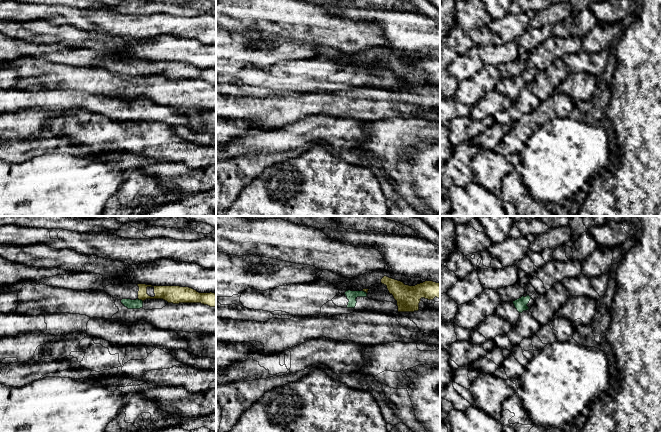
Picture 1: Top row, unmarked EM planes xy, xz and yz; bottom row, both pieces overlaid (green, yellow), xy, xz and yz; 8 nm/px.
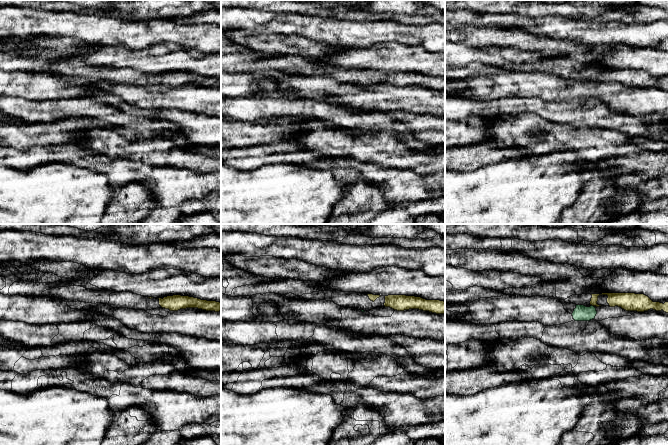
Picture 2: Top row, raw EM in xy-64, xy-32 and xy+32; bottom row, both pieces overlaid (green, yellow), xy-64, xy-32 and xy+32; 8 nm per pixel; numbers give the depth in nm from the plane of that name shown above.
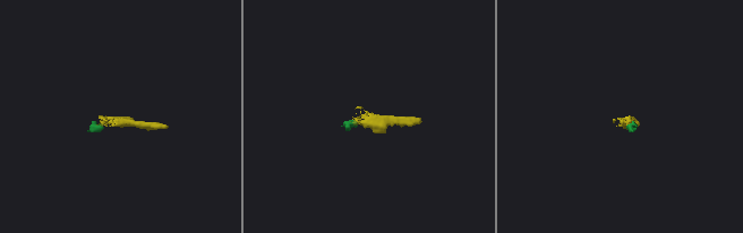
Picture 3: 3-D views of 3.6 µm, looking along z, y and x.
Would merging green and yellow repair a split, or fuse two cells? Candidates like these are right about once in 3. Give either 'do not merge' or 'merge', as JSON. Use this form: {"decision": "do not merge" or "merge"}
{"decision": "do not merge"}

